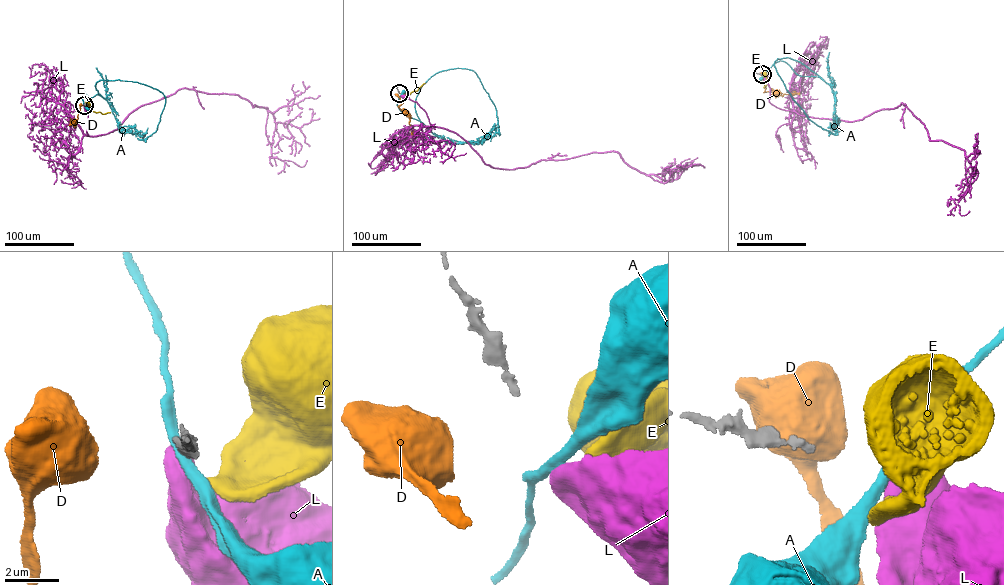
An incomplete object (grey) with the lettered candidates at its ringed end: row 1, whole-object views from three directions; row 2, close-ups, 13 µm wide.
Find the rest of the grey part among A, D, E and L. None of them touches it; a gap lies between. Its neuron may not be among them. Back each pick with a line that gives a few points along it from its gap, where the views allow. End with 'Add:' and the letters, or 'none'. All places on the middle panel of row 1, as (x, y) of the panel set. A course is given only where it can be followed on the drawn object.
Add: none

